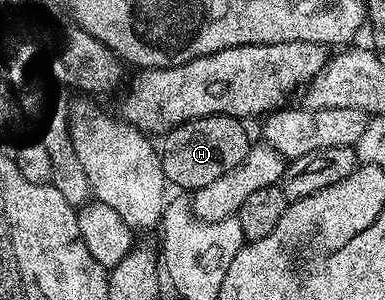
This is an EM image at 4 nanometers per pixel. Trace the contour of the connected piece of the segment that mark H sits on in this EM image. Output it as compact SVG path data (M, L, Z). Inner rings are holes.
M227 115L203 116L201 119L187 120L179 127L164 135L161 142L160 156L162 158L162 170L168 183L172 187L179 187L185 192L194 192L203 186L209 186L232 168L237 167L244 161L251 147L249 136L238 117Z

